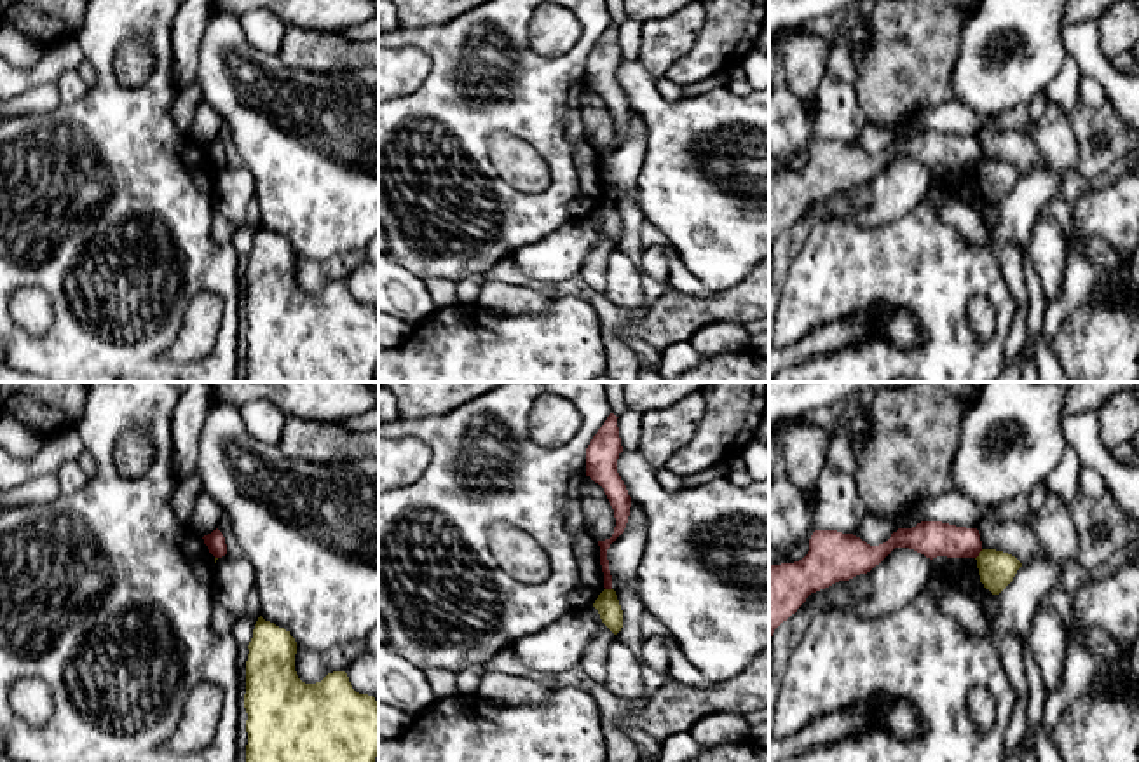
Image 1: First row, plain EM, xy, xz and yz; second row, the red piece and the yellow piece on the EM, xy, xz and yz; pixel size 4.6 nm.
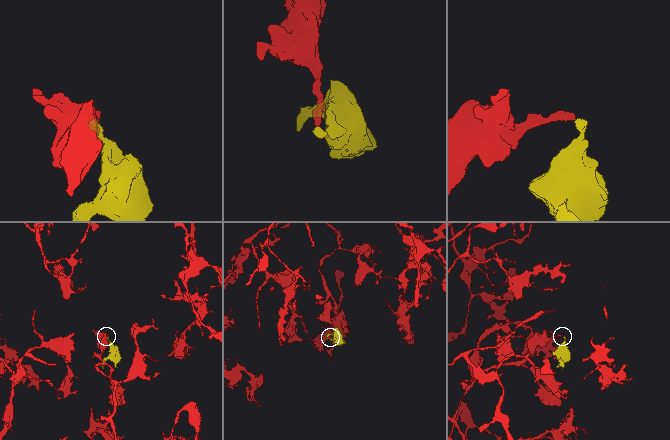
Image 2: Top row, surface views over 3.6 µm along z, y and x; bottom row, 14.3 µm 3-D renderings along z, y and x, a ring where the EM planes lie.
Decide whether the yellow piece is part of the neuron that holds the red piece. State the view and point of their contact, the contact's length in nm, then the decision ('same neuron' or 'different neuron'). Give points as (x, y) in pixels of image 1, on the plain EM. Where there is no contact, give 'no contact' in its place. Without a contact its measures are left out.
contact yz (977, 164); length 60 nm; different neuron

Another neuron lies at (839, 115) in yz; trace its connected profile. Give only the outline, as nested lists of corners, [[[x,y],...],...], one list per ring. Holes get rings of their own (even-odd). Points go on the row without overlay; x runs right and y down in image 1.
[[[823,75],[816,92],[816,119],[811,139],[837,139],[851,143],[867,124],[856,91],[832,75]]]

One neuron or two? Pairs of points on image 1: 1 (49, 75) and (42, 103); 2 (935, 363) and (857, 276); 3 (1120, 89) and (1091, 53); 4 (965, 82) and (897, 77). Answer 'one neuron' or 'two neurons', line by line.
1: two neurons
2: one neuron
3: one neuron
4: two neurons

